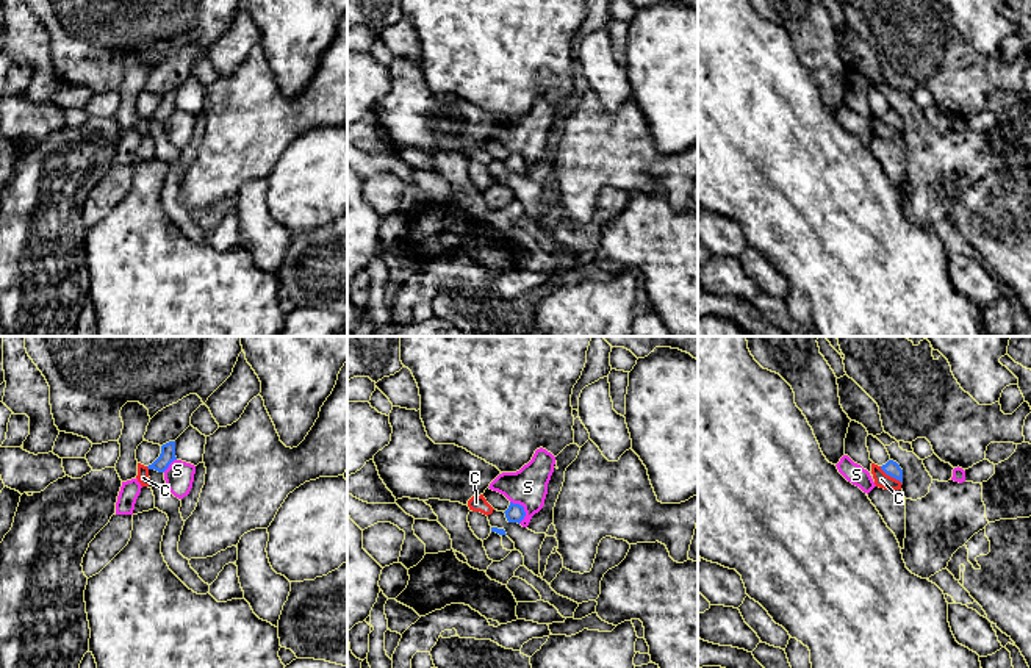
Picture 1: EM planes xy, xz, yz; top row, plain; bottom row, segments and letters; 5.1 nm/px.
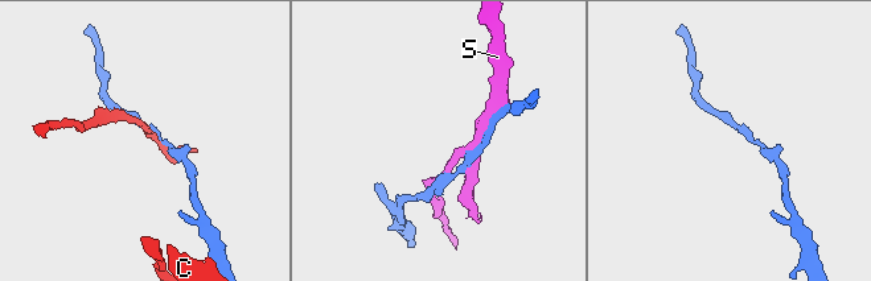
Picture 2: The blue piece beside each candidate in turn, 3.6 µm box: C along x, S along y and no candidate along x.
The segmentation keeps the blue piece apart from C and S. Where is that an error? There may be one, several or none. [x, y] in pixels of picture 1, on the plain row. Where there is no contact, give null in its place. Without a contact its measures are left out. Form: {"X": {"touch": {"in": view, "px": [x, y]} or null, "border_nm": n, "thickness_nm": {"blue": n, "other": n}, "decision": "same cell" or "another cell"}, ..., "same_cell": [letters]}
{"C": {"touch": {"in": "yz", "px": [890, 125]}, "border_nm": 150, "thickness_nm": {"blue": 80, "other": 80}, "decision": "another cell"}, "S": {"touch": {"in": "xz", "px": [523, 158]}, "border_nm": 130, "thickness_nm": {"blue": 100, "other": 200}, "decision": "another cell"}, "same_cell": []}

